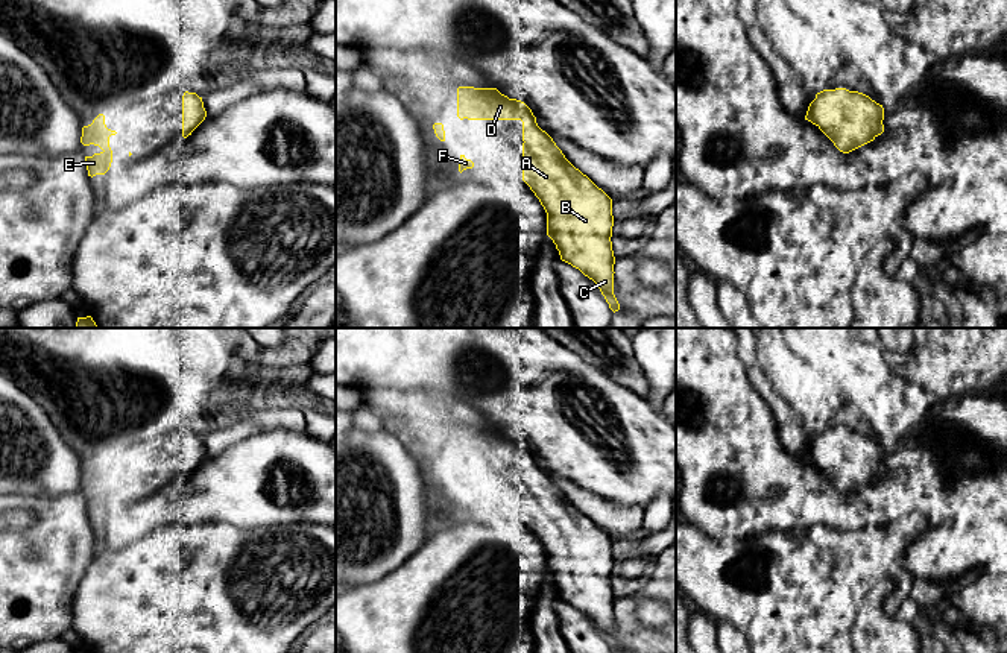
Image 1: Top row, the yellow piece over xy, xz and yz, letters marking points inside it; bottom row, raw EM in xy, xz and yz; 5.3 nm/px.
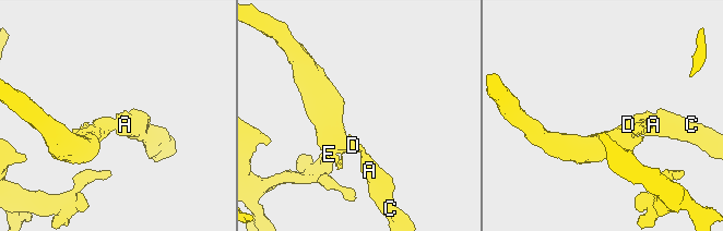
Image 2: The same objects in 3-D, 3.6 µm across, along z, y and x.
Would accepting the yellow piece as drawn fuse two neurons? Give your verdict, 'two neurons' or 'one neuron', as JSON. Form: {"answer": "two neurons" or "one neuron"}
{"answer": "one neuron"}

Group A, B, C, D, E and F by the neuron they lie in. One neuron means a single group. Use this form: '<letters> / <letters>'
A B C D E F

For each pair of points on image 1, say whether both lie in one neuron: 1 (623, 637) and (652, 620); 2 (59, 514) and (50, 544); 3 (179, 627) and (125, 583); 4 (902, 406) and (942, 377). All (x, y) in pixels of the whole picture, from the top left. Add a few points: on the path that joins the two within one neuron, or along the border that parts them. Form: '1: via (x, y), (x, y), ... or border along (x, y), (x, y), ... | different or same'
1: border along (649, 627), (659, 629) | different
2: via (59, 521), (58, 536) | same
3: via (166, 614), (146, 599), (138, 597) | same
4: border along (895, 372), (939, 398) | different

